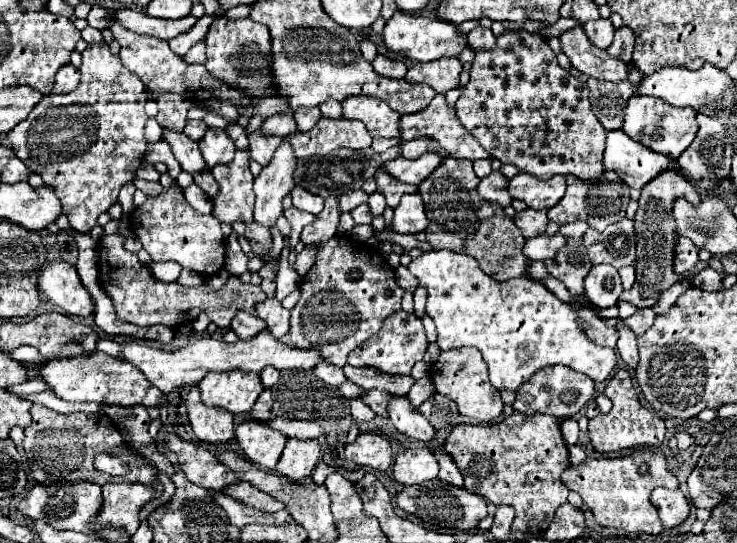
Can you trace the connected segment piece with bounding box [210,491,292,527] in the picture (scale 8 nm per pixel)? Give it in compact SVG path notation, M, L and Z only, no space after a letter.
M210 491L210 497L226 511L230 523L234 527L244 527L248 523L260 523L260 525L280 525L290 521L288 511L276 511L276 513L266 513L260 509L250 509L248 505L242 505L242 501L234 501L234 497L224 497L224 493L214 493Z

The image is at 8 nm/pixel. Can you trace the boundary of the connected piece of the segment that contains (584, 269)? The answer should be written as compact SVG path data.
M586 221L562 225L560 231L564 235L568 235L568 243L556 253L556 257L546 259L546 263L544 263L548 273L552 277L560 279L566 285L566 289L570 291L570 295L582 295L584 293L582 281L592 267L590 259L586 257L586 249L580 243L586 229L588 229Z

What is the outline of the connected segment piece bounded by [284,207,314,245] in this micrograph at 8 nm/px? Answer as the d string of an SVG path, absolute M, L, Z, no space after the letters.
M294 207L286 209L286 211L284 211L284 215L286 215L286 219L288 219L288 221L290 221L290 225L292 225L290 243L292 243L292 245L296 245L296 243L298 243L298 239L300 239L302 229L314 221L314 215L312 215L312 213L306 213L306 211L300 211L300 209L294 209Z

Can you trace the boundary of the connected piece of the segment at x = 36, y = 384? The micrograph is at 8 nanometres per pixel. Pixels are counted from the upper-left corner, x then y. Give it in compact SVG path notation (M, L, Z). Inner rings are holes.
M30 379L30 381L22 383L22 385L12 385L12 387L8 387L8 391L12 391L12 393L18 393L18 395L24 395L24 397L28 397L28 395L34 395L34 393L50 391L50 387L46 385L46 381L40 381L40 379Z

